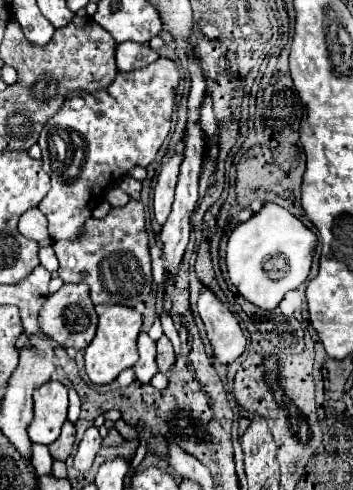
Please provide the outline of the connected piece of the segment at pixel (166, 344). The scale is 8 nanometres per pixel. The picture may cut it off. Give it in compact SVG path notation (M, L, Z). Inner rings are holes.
M162 335L158 341L158 355L156 355L156 363L158 363L158 369L160 373L166 373L170 369L170 365L174 363L176 355L174 355L174 349L172 349L172 343L168 341L166 335Z

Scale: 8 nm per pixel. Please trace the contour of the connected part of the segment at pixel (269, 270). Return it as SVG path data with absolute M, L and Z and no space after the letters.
M266 203L248 221L238 223L228 237L226 267L232 285L260 309L274 309L286 291L306 281L316 249L316 235L290 211L276 203Z

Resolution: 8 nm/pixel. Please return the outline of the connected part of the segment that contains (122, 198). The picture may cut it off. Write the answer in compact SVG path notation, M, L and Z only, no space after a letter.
M112 185L112 187L106 191L106 201L108 201L112 207L122 207L124 203L130 201L130 195L126 195L118 185Z

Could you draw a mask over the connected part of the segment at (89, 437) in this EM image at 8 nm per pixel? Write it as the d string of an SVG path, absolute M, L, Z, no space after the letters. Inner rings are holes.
M88 427L78 449L76 449L76 455L74 455L74 461L72 461L74 469L78 469L80 473L86 473L92 467L92 461L100 449L100 441L102 441L102 437L100 437L98 429Z

